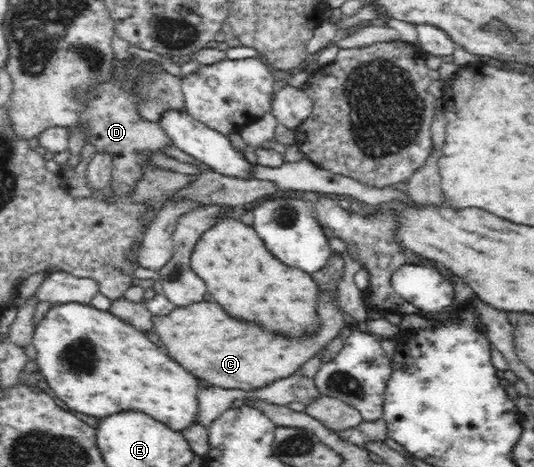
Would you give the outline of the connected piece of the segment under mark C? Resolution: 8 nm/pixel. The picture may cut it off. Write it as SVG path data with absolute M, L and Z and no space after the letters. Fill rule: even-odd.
M320 292L316 318L321 320L321 328L317 328L317 336L293 336L293 340L289 340L289 336L277 336L277 332L271 332L269 328L257 328L257 324L233 320L217 302L205 301L175 308L167 316L153 316L153 328L169 356L210 385L242 391L259 390L296 374L345 327L345 316L336 292Z

